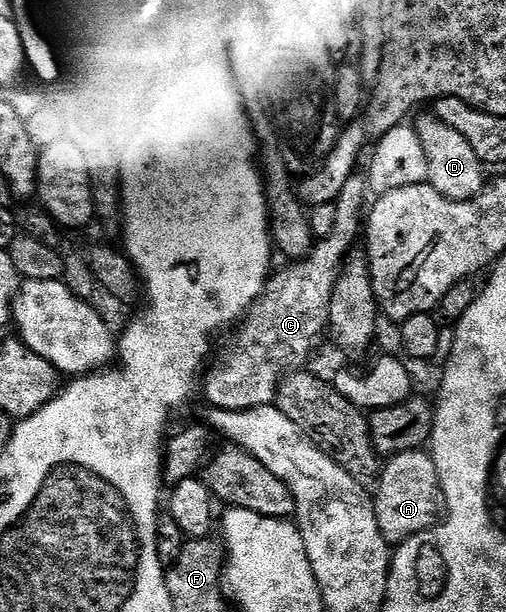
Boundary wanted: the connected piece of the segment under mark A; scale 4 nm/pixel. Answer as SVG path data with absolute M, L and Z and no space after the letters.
M426 449L410 450L401 454L392 454L386 459L381 473L377 479L379 491L374 491L375 515L377 524L389 544L398 544L417 536L421 532L438 526L445 514L445 503L443 500L443 489L441 480L437 476L437 464L431 458Z

